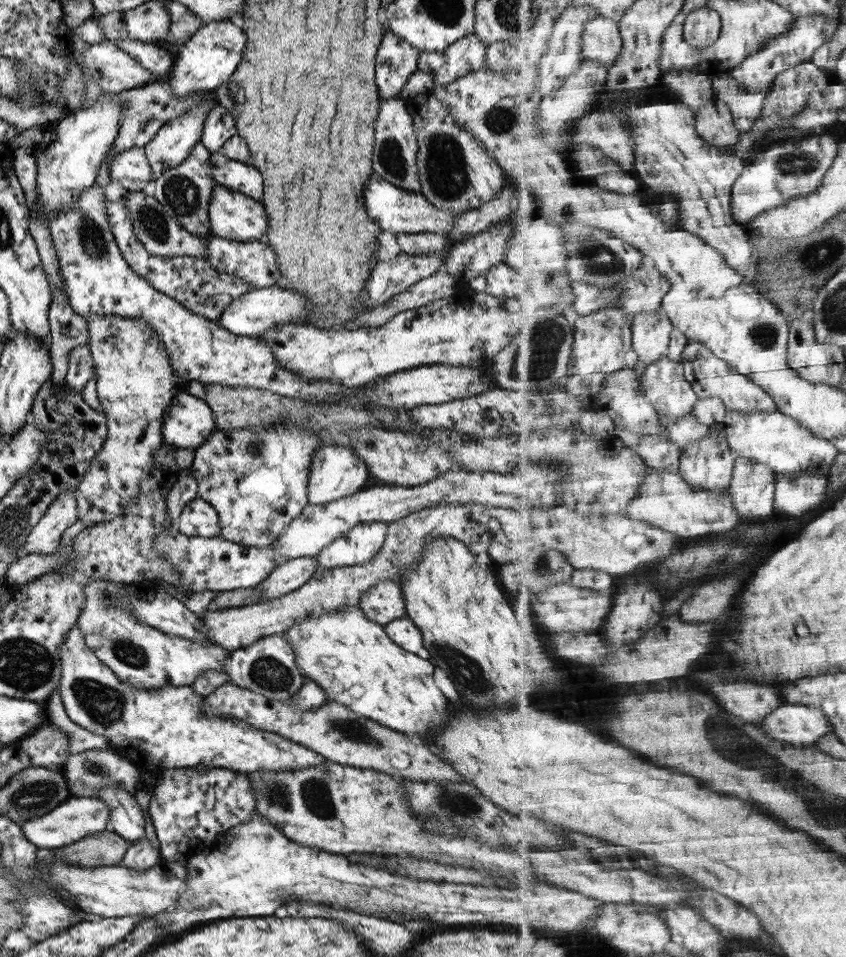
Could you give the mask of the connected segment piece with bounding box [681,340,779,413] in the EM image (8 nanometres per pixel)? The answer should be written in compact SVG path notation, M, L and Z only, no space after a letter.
M689 340L685 352L683 352L684 373L687 381L693 383L695 393L699 399L719 397L723 399L727 410L735 410L744 413L765 412L774 413L778 410L778 403L761 387L758 386L750 375L734 372L733 368L725 360L718 358L709 347L701 341Z

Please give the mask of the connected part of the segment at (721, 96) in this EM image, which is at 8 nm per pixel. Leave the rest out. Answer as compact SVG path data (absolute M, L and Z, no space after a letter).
M732 76L713 78L715 99L725 101L731 109L735 125L741 133L750 131L755 122L761 118L763 103L768 94L747 92L738 80Z

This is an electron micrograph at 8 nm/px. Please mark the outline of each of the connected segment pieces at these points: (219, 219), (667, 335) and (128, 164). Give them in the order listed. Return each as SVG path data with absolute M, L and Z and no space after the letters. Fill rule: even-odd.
M216 183L207 218L211 234L227 240L259 241L267 232L266 212L260 201Z
M662 307L635 315L632 347L638 361L653 364L668 359L673 330L674 325Z
M143 147L119 151L108 164L111 181L118 182L126 191L141 191L152 179L152 172Z

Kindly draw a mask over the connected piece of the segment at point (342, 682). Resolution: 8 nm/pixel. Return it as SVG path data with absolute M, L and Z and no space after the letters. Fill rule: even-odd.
M355 606L332 610L322 615L317 616L315 613L310 614L310 617L303 618L302 621L295 621L286 631L282 632L282 637L292 646L292 651L294 654L294 661L299 672L304 676L307 681L313 681L326 696L327 700L337 702L342 704L345 708L349 709L355 714L360 714L381 726L387 726L391 730L397 730L397 732L403 732L403 734L415 734L415 736L427 736L429 730L437 730L443 726L443 722L447 720L449 712L449 704L447 704L447 698L439 692L439 688L433 684L433 666L428 659L422 659L419 656L407 652L402 648L399 648L391 639L383 632L382 626L378 625L376 622L369 620L359 608Z

